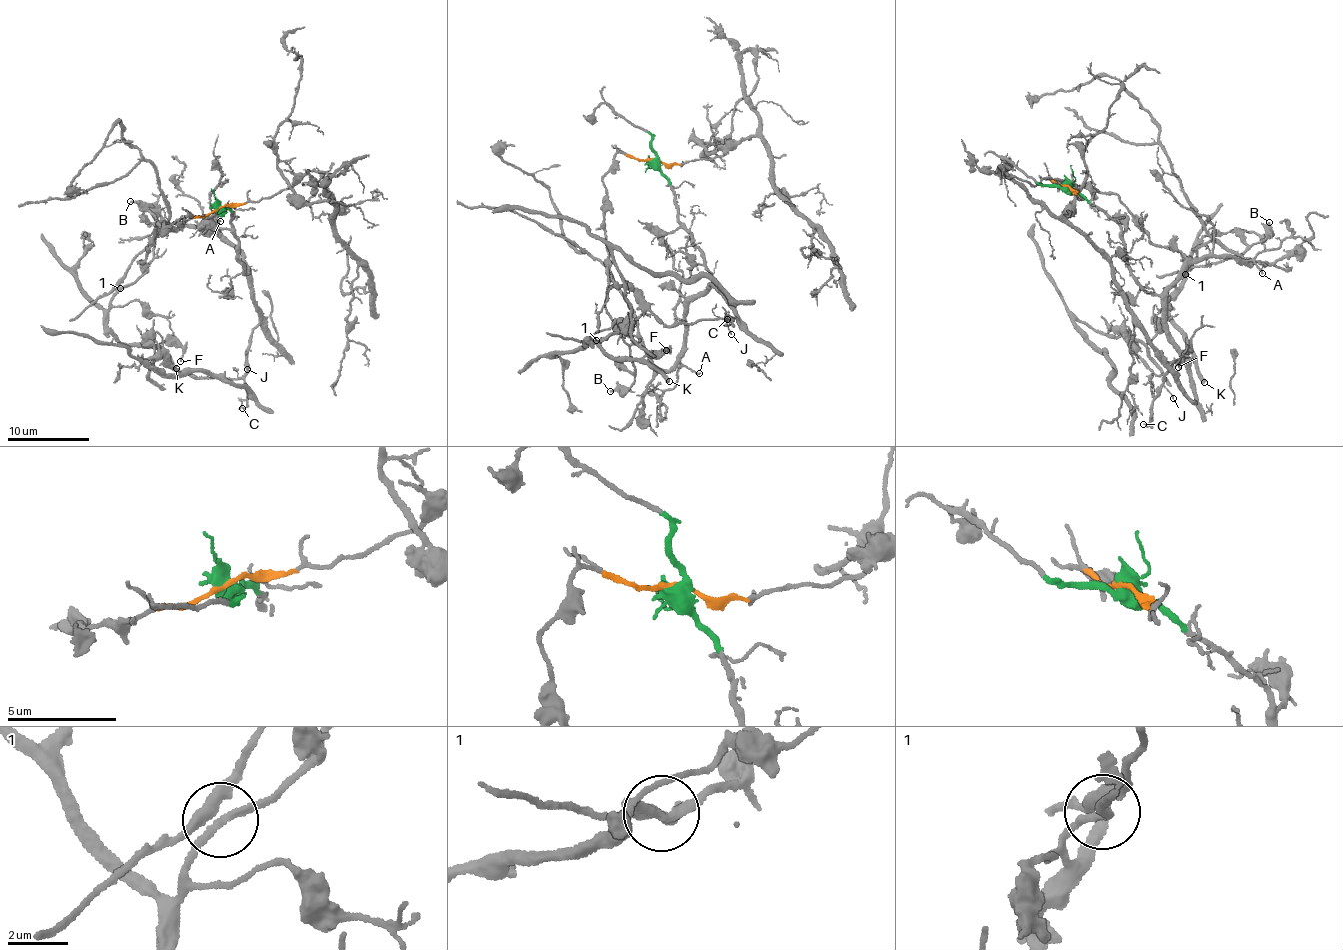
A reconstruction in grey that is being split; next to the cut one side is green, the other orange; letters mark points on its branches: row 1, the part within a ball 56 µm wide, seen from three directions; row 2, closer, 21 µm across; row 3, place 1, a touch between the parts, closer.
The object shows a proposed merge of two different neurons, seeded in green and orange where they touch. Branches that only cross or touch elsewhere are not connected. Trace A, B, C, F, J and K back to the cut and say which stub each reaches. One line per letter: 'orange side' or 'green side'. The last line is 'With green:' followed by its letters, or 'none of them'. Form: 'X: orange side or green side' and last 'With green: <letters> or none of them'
A: green side
B: orange side
C: green side
F: orange side
J: green side
K: orange side
With green: A, C, J

